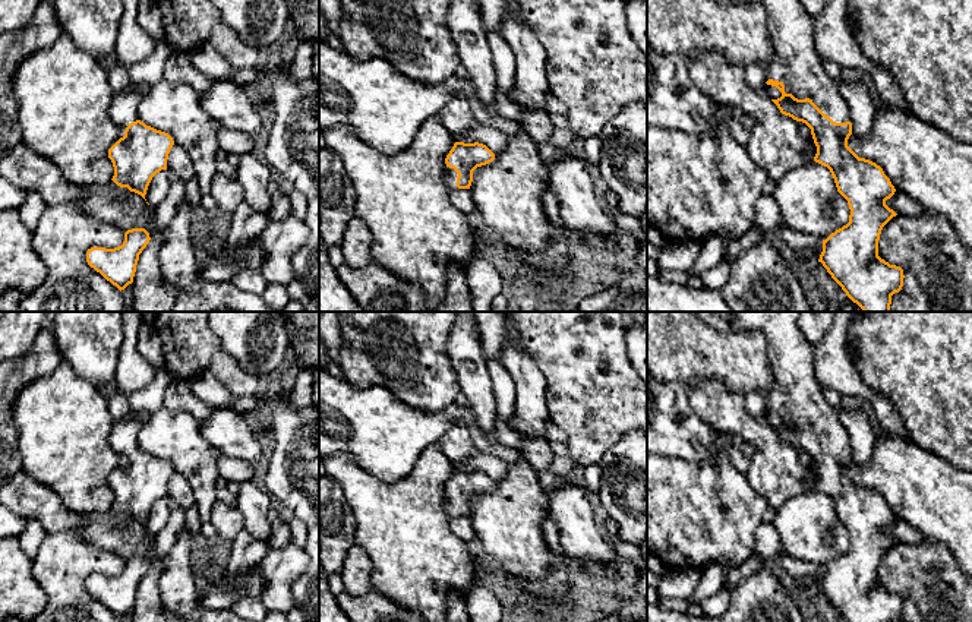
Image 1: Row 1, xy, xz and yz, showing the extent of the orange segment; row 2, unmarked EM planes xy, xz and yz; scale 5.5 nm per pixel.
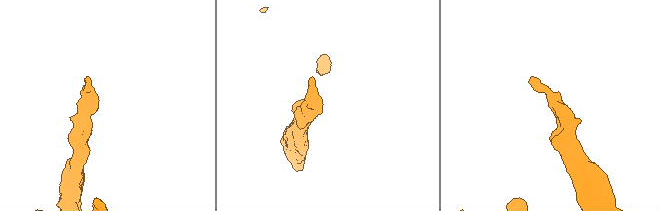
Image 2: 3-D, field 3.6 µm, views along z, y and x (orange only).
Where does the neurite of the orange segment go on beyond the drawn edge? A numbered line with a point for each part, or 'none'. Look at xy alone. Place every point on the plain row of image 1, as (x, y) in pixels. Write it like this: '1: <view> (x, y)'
1: xy (123, 438)

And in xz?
1: xz (450, 504)

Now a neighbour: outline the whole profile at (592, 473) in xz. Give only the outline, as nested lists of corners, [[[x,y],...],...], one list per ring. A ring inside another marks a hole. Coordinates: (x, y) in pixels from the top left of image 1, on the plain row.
[[[599,462],[584,467],[586,490],[597,493],[602,480]]]

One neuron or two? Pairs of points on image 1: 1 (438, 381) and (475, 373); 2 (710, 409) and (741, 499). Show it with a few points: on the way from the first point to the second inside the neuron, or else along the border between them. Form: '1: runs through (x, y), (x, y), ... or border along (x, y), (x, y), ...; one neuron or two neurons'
1: border along (445, 344), (445, 353), (457, 375), (461, 392); two neurons
2: border along (723, 431), (729, 435); two neurons

